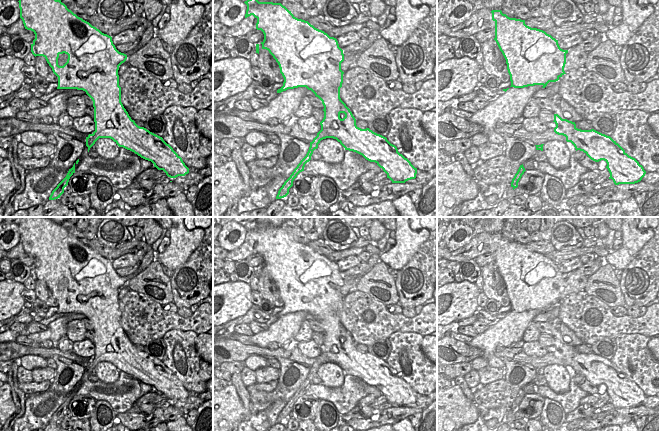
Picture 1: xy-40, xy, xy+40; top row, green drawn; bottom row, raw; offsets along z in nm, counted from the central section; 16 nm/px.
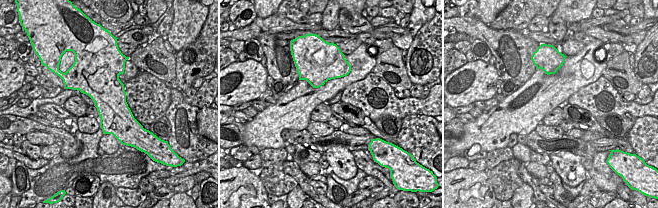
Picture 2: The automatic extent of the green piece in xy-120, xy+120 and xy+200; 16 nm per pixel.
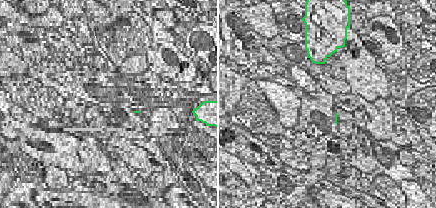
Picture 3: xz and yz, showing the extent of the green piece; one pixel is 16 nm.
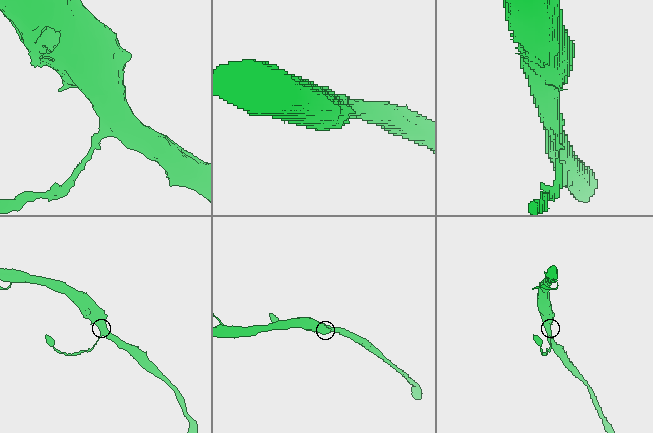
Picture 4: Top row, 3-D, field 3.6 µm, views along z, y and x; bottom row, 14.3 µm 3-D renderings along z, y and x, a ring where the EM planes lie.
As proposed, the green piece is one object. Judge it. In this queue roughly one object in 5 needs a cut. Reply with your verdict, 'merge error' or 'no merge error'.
no merge error

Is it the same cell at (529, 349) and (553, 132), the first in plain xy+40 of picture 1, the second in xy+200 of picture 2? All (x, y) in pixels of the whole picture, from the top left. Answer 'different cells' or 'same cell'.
same cell

